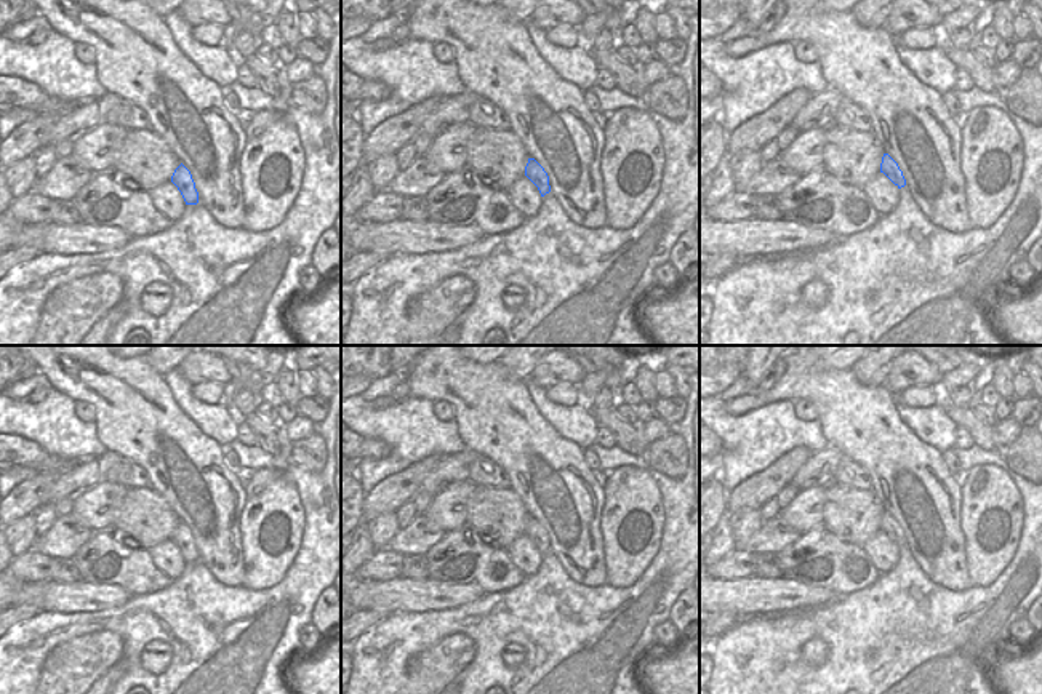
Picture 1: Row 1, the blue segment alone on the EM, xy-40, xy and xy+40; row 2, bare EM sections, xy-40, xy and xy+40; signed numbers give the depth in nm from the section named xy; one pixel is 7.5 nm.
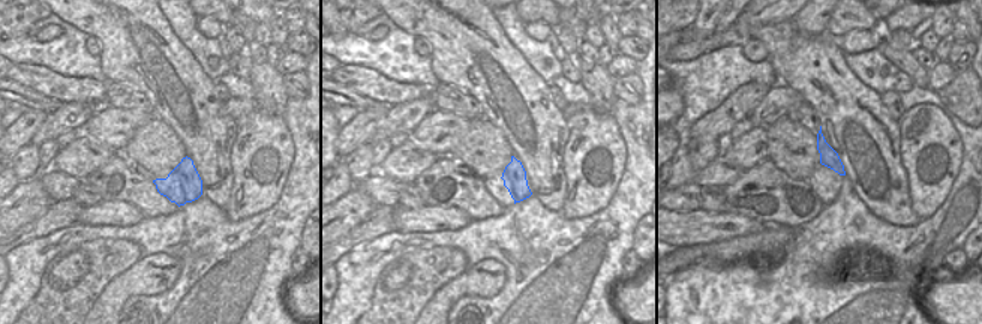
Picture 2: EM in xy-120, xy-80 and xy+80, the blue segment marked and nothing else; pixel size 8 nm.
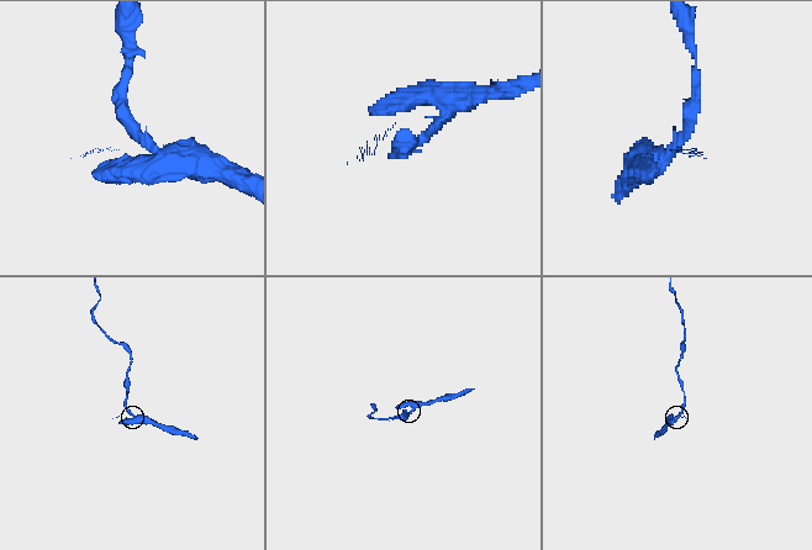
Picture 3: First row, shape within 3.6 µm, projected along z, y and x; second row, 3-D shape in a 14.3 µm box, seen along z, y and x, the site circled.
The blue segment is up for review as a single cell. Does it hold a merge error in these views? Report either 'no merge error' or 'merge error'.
merge error

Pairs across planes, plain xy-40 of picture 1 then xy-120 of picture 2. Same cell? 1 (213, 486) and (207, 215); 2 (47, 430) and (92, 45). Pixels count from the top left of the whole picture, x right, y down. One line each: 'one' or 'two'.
1: two
2: two

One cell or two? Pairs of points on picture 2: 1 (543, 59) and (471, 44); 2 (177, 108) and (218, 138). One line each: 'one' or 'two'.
1: two
2: one

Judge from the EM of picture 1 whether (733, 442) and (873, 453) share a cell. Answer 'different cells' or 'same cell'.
same cell

